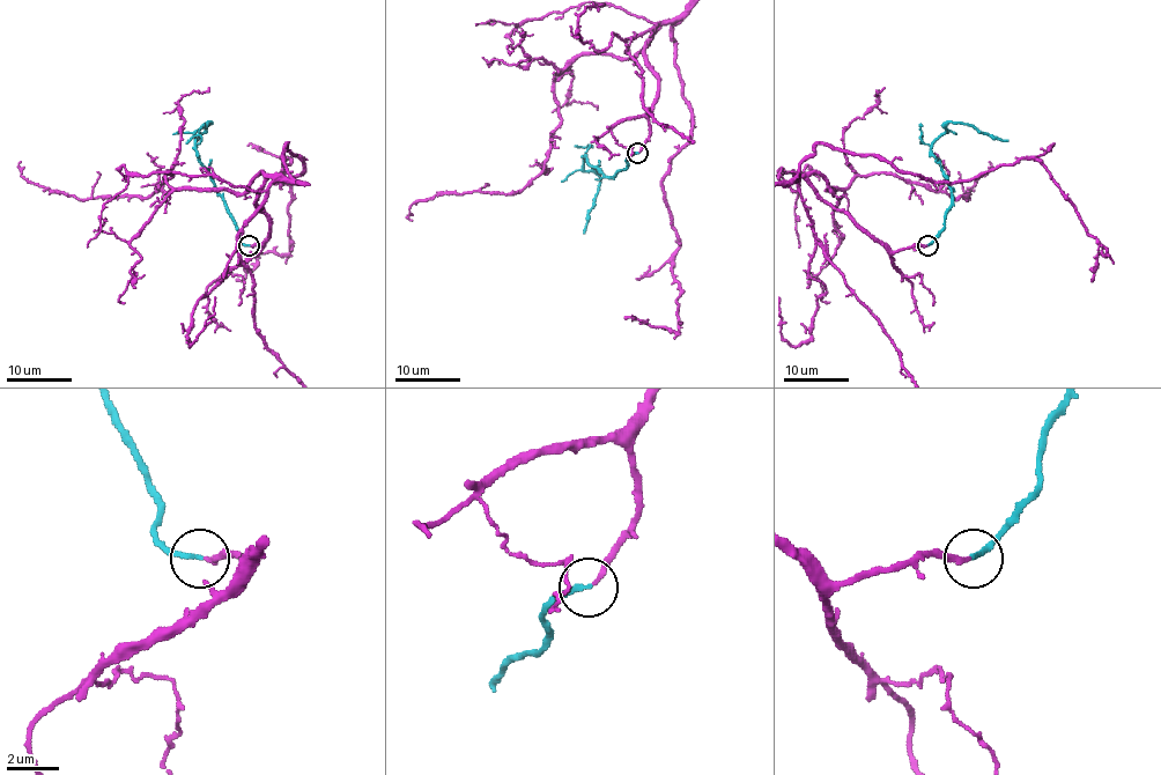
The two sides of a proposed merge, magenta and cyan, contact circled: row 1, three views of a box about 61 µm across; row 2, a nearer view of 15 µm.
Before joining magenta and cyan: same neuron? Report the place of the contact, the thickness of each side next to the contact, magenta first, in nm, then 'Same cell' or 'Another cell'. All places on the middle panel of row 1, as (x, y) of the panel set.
Place: (637, 153). Thickness 220 nm (magenta) against 190 nm. Same cell

